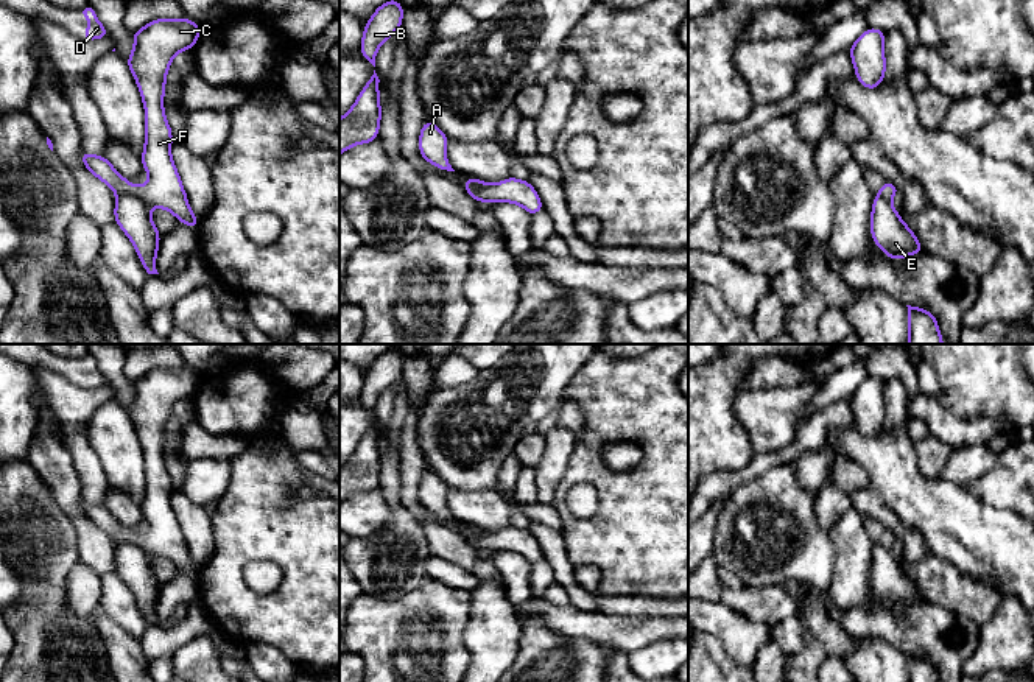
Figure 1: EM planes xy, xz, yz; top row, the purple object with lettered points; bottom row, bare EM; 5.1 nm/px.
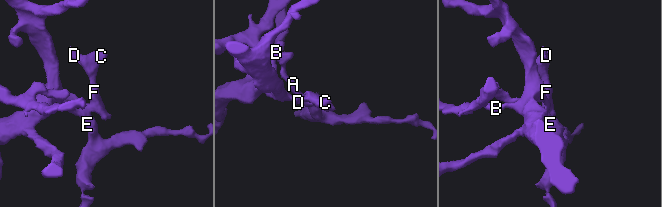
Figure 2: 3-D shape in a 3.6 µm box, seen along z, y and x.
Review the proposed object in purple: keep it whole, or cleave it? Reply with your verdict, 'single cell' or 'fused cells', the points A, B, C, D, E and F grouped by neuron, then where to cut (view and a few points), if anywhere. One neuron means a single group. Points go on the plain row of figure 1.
fused cells; A E / B C D F; cut in xy along (117, 541), (139, 545), (150, 555)

